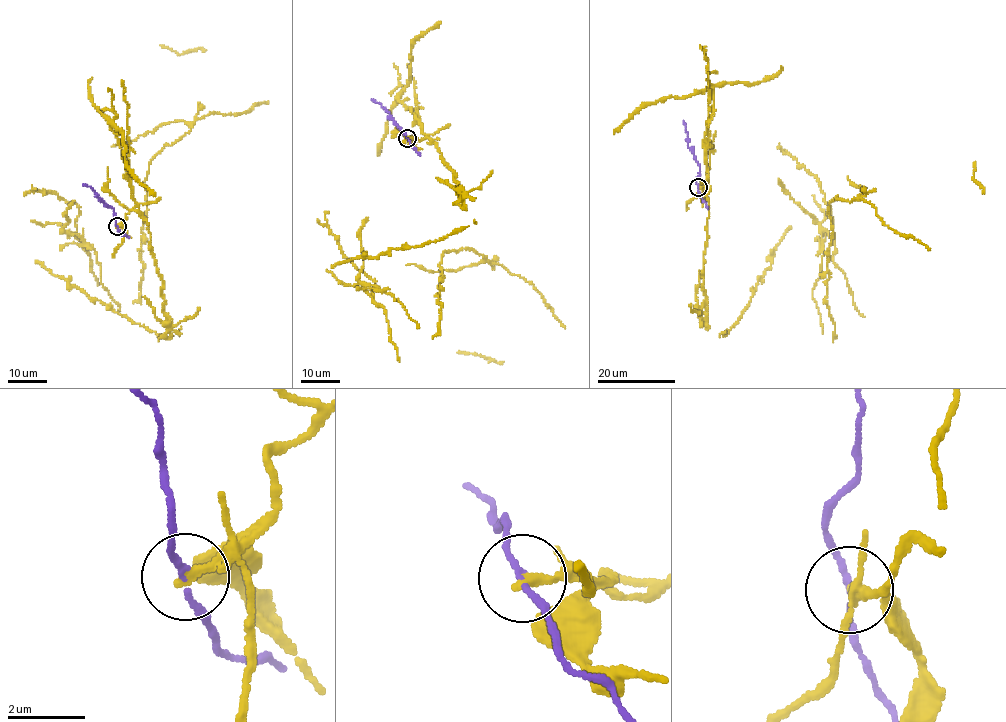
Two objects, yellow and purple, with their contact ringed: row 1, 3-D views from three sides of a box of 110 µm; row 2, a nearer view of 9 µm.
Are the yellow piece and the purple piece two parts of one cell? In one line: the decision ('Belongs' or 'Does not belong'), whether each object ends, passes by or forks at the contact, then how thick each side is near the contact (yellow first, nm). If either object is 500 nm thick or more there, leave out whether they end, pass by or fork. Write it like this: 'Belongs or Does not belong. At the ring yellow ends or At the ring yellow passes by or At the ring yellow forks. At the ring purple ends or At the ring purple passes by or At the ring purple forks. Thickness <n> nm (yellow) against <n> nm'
Does not belong. At the ring yellow ends. At the ring purple passes by. Thickness 280 nm (yellow) against 110 nm

